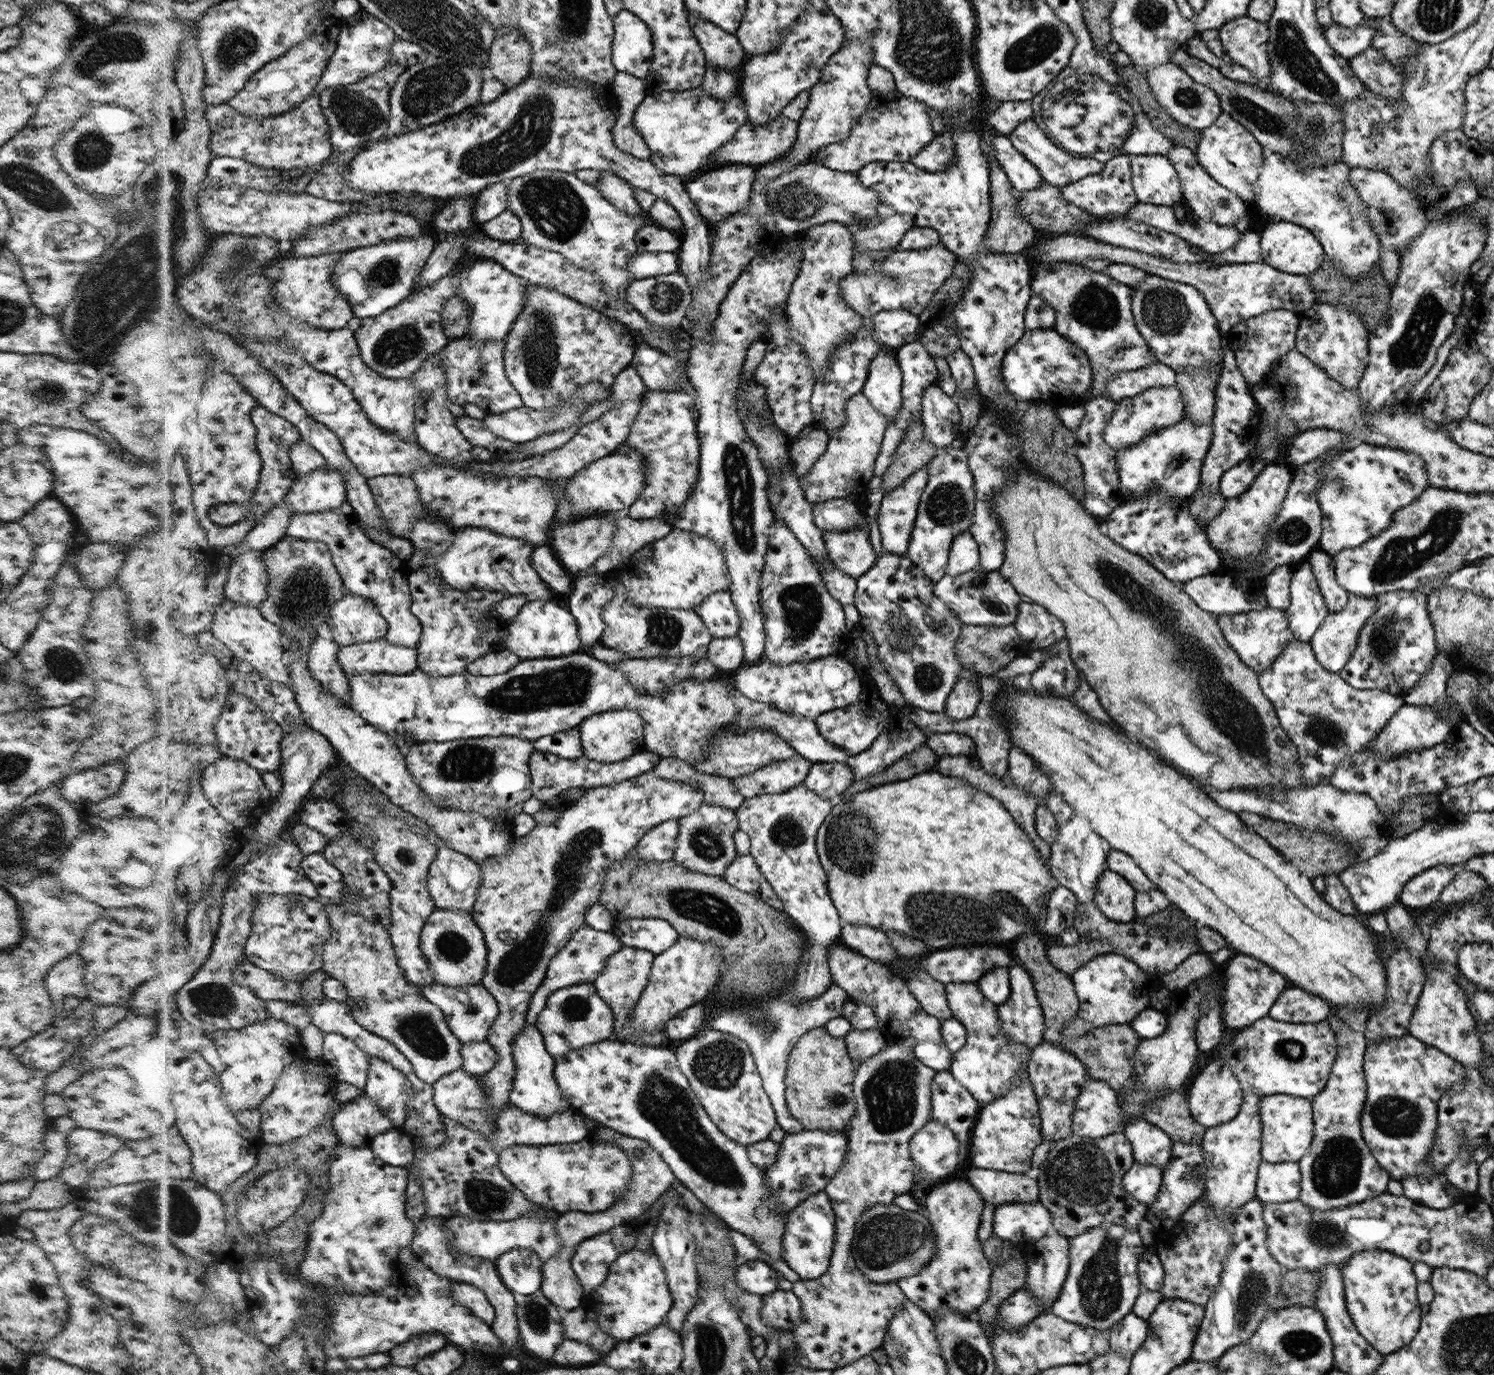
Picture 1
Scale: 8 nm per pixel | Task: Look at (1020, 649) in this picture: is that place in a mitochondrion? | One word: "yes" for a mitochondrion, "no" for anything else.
no

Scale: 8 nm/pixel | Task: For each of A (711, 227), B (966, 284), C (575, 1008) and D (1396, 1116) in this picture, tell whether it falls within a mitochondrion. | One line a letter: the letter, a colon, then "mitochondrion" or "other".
A: other
B: other
C: mitochondrion
D: mitochondrion

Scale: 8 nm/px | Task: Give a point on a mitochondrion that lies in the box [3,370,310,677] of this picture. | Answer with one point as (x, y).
(46, 392)

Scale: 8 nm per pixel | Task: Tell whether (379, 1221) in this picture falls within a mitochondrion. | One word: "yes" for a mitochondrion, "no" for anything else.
yes

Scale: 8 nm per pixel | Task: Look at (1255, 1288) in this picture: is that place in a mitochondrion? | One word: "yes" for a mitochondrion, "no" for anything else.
yes

